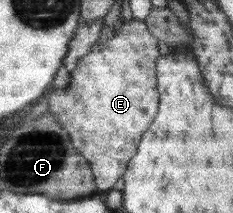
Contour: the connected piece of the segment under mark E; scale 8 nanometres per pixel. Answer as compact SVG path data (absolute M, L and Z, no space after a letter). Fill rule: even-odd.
M134 18L117 27L112 39L96 41L91 52L78 62L76 70L71 73L71 81L64 90L55 89L47 95L49 109L58 122L69 132L73 145L83 154L94 172L94 180L100 191L110 191L118 180L124 178L126 168L136 156L144 132L157 119L161 106L161 94L158 88L157 66L160 57L158 38L156 38L144 21Z

